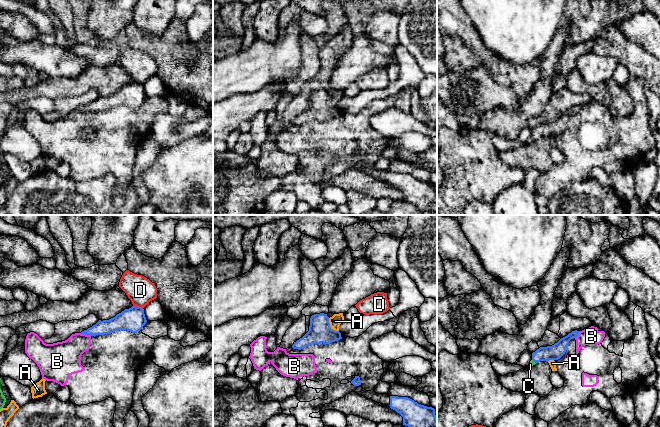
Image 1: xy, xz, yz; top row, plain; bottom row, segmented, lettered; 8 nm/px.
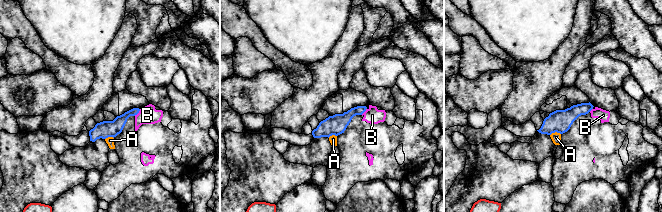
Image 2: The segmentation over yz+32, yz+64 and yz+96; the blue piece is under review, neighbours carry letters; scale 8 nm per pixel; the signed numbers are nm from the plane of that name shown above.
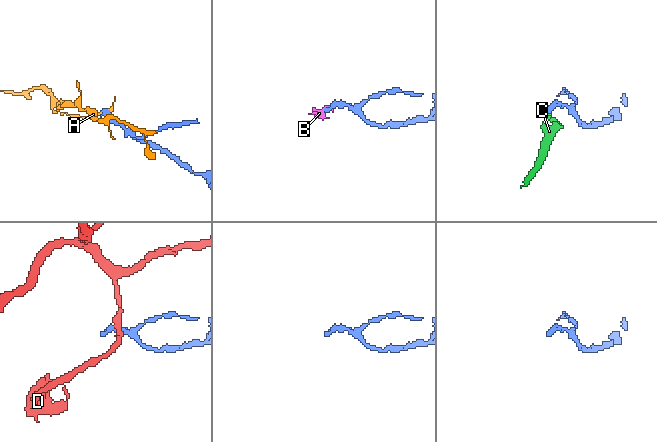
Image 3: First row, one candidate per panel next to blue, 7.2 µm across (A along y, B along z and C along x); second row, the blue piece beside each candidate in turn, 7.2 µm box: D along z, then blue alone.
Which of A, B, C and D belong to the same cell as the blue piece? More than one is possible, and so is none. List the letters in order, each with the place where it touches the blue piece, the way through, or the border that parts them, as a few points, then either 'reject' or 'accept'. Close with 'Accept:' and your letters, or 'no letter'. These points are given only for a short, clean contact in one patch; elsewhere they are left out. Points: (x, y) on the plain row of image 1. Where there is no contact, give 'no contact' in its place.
A: contact xz (329, 102); border xz (328, 94), (329, 101), (338, 107); reject
B: contact xy (86, 110); border xy (80, 109), (91, 111); reject
C: contact yz (533, 136); way yz (556, 127), (540, 130), (533, 136), (532, 138); accept
D: contact xy (138, 83); border xy (133, 81), (142, 84); reject
Accept: C

